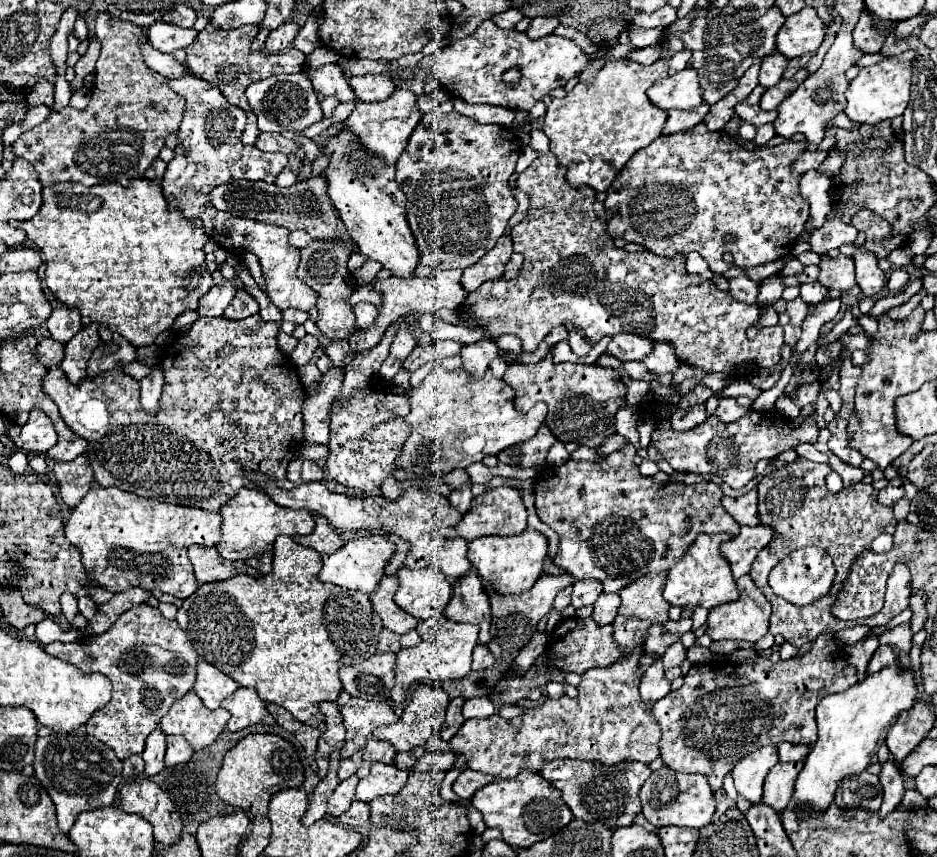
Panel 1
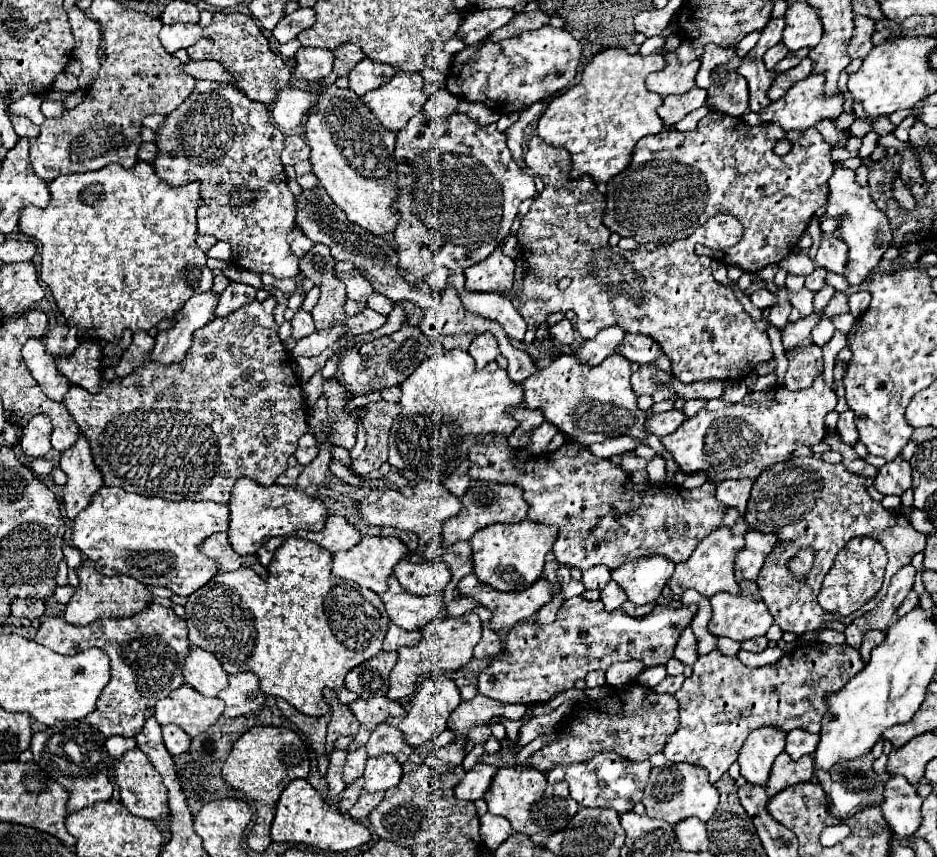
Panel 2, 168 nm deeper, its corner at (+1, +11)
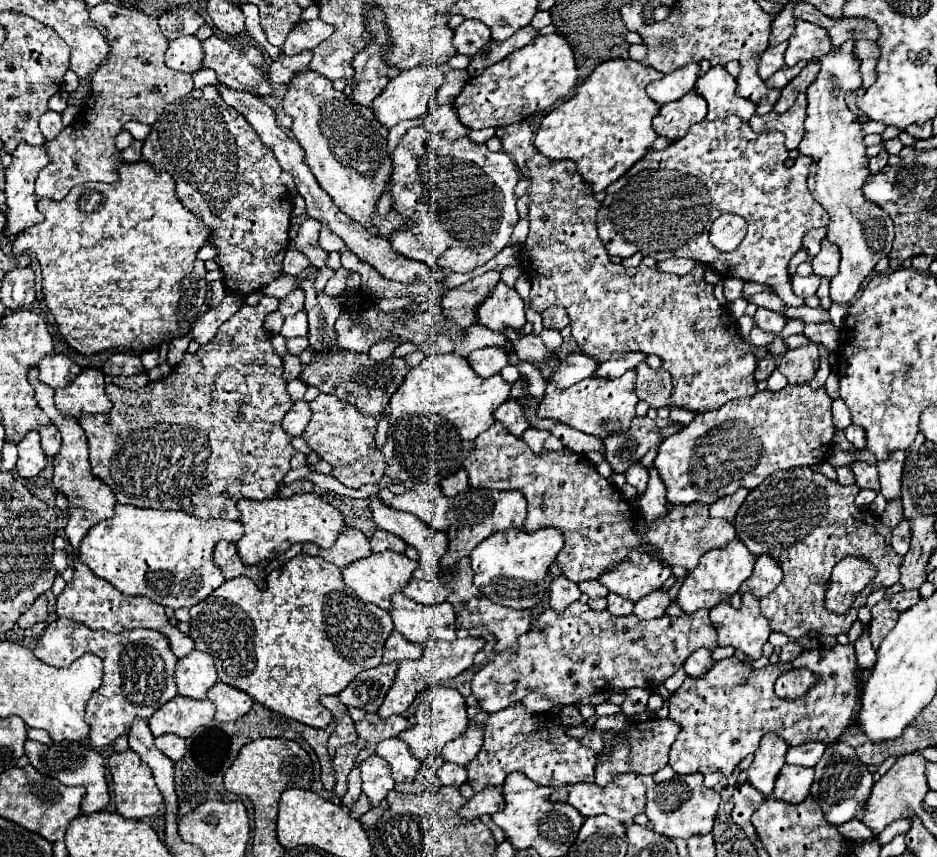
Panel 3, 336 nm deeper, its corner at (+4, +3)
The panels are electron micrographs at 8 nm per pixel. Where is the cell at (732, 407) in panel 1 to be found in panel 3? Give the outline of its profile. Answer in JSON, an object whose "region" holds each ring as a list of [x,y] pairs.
{"region":[[[640,363],[636,367],[636,395],[640,401],[646,401],[652,409],[670,409],[670,393],[670,373],[664,369],[650,369],[646,363]]]}

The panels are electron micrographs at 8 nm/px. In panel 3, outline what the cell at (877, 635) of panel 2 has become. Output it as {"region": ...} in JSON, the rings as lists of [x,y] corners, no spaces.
{"region":[[[864,627],[864,633],[860,635],[860,639],[854,643],[854,649],[856,649],[856,657],[858,657],[858,667],[866,673],[872,671],[874,663],[876,663],[876,651],[870,643],[870,637],[868,637],[868,627]]]}

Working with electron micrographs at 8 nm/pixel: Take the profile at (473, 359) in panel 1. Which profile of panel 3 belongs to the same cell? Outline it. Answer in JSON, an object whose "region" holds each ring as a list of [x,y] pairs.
{"region":[[[482,347],[468,355],[468,363],[480,377],[486,379],[500,373],[500,369],[508,365],[508,357],[502,347]]]}

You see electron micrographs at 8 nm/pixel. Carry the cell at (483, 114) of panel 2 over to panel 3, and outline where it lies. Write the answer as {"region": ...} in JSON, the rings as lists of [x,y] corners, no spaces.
{"region":[[[468,129],[468,137],[474,143],[486,143],[488,139],[494,137],[494,129]]]}

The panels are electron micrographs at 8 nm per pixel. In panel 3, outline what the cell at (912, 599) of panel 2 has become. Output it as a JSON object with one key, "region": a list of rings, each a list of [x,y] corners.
{"region":[[[910,589],[910,591],[900,591],[900,593],[894,593],[892,599],[890,599],[890,607],[898,613],[904,613],[906,609],[910,609],[914,603],[918,603],[920,599],[920,593],[916,589]]]}

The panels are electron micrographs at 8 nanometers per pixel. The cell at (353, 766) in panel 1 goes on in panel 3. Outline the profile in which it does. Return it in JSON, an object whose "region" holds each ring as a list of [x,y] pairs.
{"region":[[[352,767],[350,775],[348,775],[348,791],[346,795],[342,797],[342,805],[350,807],[362,793],[362,779],[360,779],[360,769],[358,767]]]}

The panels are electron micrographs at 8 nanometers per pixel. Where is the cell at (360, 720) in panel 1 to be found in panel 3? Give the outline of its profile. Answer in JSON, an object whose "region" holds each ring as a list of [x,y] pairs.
{"region":[[[368,713],[362,721],[356,723],[358,737],[366,741],[364,749],[356,755],[356,763],[362,763],[362,761],[366,761],[366,757],[374,755],[378,741],[388,739],[388,737],[396,737],[400,731],[404,731],[408,727],[410,727],[410,721],[400,715],[392,715],[392,717],[382,719],[378,713]]]}

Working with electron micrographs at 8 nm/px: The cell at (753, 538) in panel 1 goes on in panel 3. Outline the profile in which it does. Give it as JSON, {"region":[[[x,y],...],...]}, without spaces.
{"region":[[[762,553],[756,557],[756,565],[752,575],[744,581],[740,593],[750,591],[754,593],[758,599],[766,597],[766,593],[770,593],[770,589],[774,589],[774,585],[778,585],[778,581],[782,579],[782,569],[778,565],[776,559],[772,559],[770,555]]]}

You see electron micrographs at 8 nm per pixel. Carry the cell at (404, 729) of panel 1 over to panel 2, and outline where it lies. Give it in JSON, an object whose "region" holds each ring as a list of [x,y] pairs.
{"region":[[[433,675],[421,683],[419,691],[413,697],[411,711],[405,717],[389,719],[387,723],[401,729],[405,733],[405,741],[411,747],[419,747],[419,745],[435,739],[439,733],[443,733],[447,729],[447,719],[453,713],[453,709],[457,709],[459,703],[461,703],[461,695],[459,695],[459,687],[455,685],[455,681],[445,675]]]}

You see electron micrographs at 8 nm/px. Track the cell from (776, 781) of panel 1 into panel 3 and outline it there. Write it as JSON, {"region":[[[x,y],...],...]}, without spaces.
{"region":[[[784,765],[776,777],[772,797],[786,803],[800,803],[810,793],[814,781],[814,769]]]}

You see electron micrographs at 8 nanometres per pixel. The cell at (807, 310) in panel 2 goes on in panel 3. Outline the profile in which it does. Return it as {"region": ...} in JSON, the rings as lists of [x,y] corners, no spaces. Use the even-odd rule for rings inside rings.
{"region":[[[736,115],[718,119],[718,121],[700,121],[696,123],[682,139],[674,141],[664,151],[650,149],[636,165],[620,177],[614,185],[606,189],[606,199],[598,209],[598,237],[606,245],[608,255],[630,257],[634,253],[642,253],[656,261],[664,261],[670,257],[684,257],[692,261],[700,261],[706,265],[714,265],[712,269],[728,279],[738,277],[742,281],[764,283],[776,287],[776,295],[788,307],[802,307],[804,301],[794,295],[790,285],[790,275],[786,271],[792,255],[802,247],[802,237],[816,227],[828,225],[828,213],[810,197],[806,187],[806,179],[810,173],[812,157],[798,155],[792,167],[786,167],[788,149],[784,147],[782,133],[754,133],[748,123],[740,121]],[[724,213],[738,213],[748,223],[748,233],[738,249],[732,253],[716,251],[710,241],[710,225]]]}

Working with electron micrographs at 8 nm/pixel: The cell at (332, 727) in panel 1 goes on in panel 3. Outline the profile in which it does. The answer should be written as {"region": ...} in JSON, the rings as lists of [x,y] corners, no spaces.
{"region":[[[334,695],[334,697],[322,697],[320,701],[326,709],[332,711],[334,715],[334,721],[336,721],[336,727],[328,739],[328,753],[330,757],[336,753],[336,747],[340,745],[348,745],[348,743],[354,743],[358,739],[356,735],[356,729],[354,729],[354,721],[350,719],[348,715],[348,707],[340,703],[340,699]]]}

